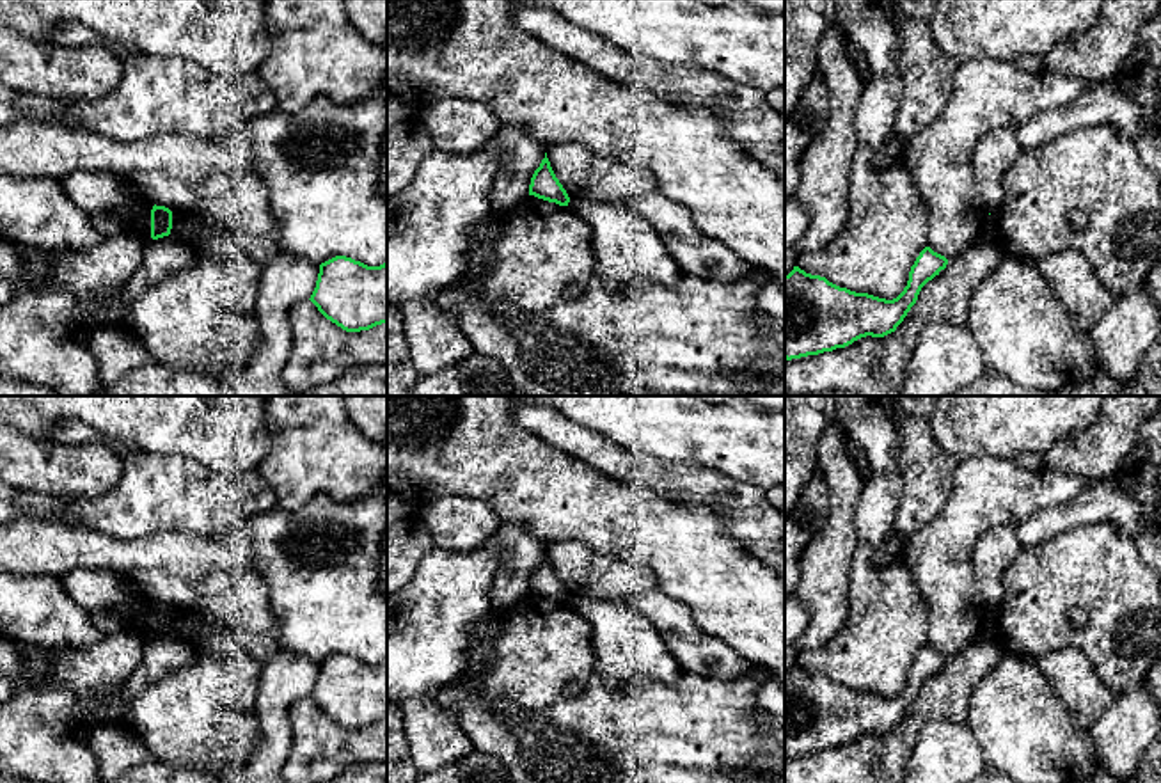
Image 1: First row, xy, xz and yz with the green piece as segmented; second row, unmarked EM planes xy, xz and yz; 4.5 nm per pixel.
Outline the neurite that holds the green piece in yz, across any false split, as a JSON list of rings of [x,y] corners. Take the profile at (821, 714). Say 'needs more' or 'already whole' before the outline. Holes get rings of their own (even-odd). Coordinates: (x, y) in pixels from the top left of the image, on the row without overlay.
already whole; [[[925,645],[911,664],[907,684],[893,698],[840,685],[825,675],[811,673],[794,664],[794,668],[785,673],[785,756],[792,758],[818,753],[845,746],[866,733],[884,735],[895,730],[916,701],[921,685],[939,673],[946,662],[948,657],[944,653]]]

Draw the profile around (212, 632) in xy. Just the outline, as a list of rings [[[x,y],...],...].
[[[202,607],[172,609],[172,618],[176,614],[185,614],[194,620],[186,641],[195,650],[215,653],[247,652],[259,664],[266,666],[280,648],[272,636],[231,625],[220,614],[209,613]]]

